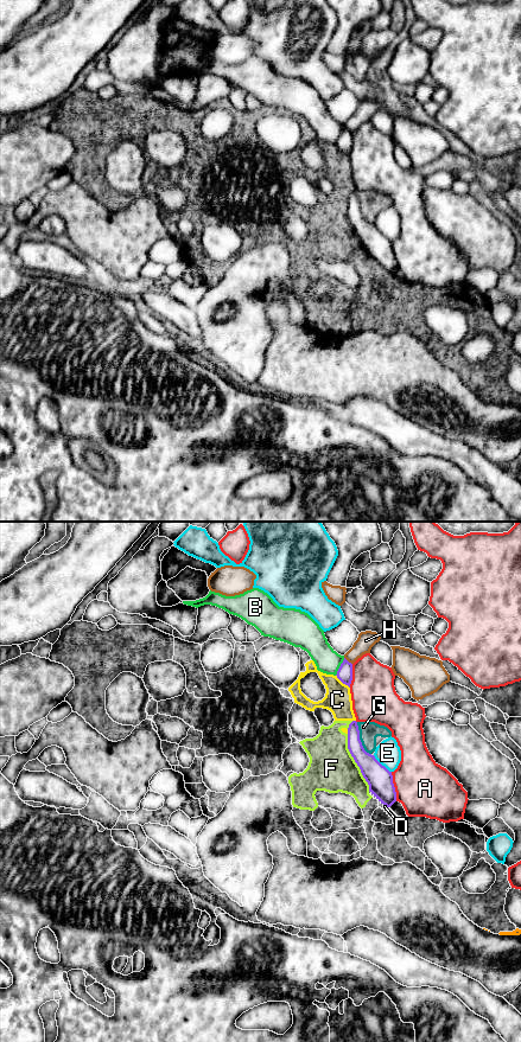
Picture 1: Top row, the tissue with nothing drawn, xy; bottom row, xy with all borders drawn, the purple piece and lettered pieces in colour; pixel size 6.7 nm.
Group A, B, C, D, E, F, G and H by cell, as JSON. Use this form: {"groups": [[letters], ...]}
{"groups": [["A"], ["B"], ["C", "D", "F"], ["E"], ["G"], ["H"]]}

